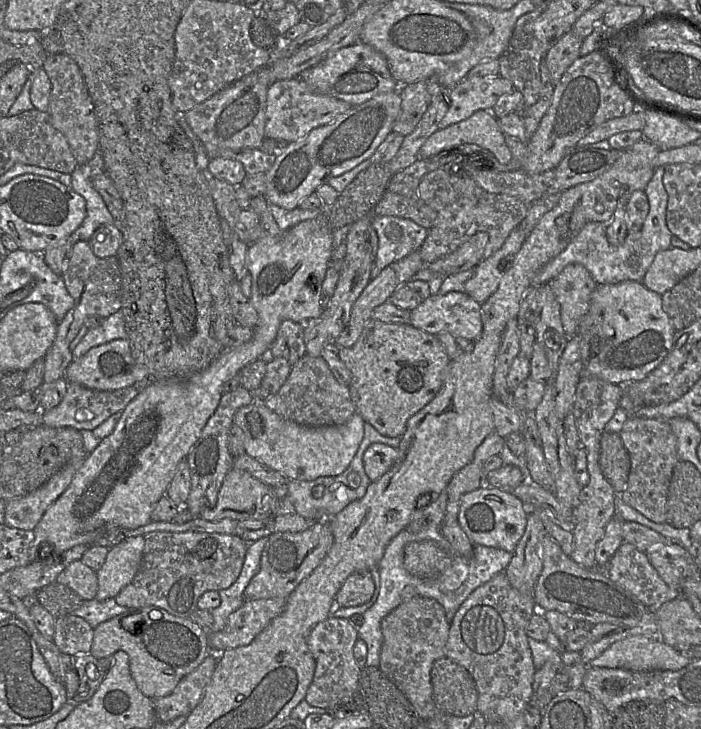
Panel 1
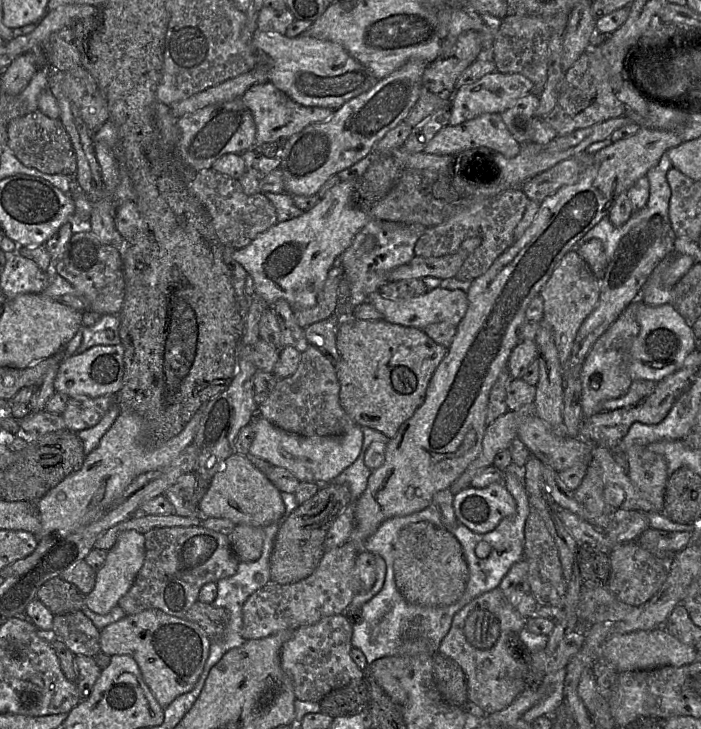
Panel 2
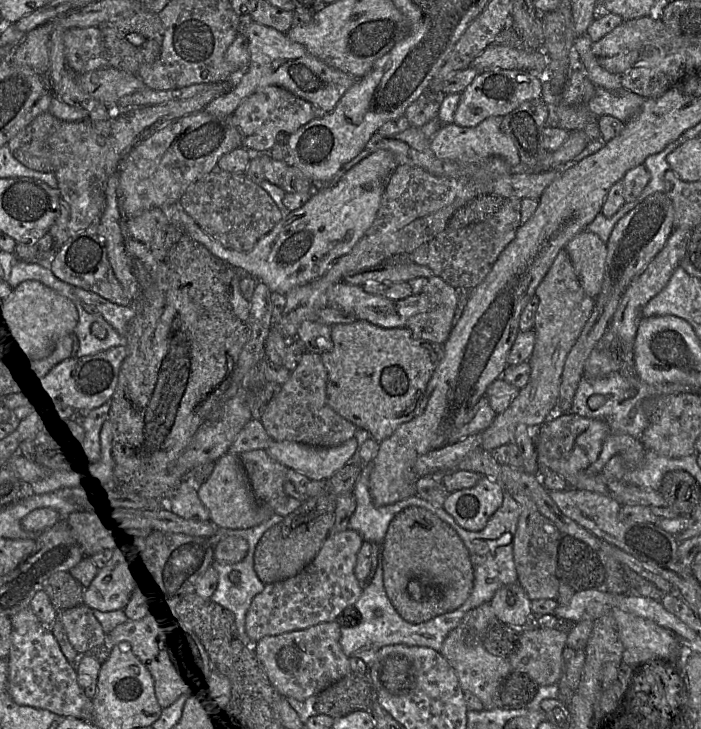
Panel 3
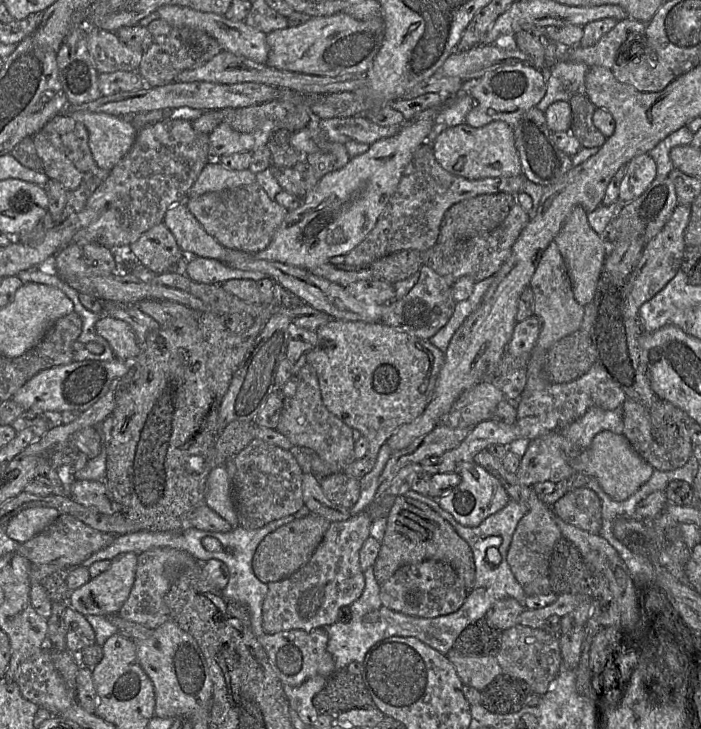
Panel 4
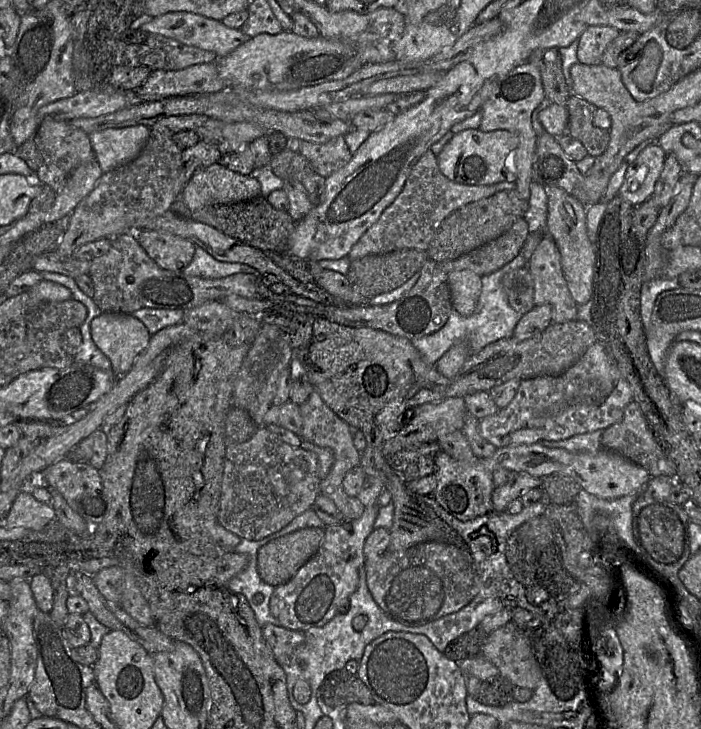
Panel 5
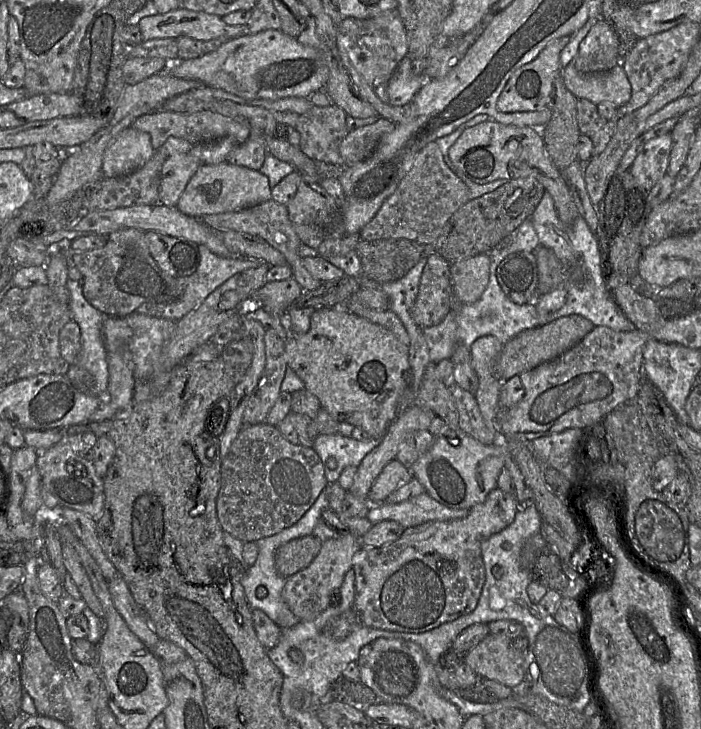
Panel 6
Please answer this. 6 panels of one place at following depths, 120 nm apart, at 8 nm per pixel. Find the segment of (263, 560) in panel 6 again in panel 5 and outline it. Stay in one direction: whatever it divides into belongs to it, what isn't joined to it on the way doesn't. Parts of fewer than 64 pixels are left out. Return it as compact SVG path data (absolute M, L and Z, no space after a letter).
M312 507L295 517L281 530L268 535L260 540L241 539L233 552L245 554L248 558L247 566L236 576L227 582L229 590L243 594L254 612L258 624L263 627L266 624L280 626L278 620L271 614L269 602L275 587L265 583L257 569L257 556L259 549L267 543L282 537L288 533L307 527L307 521L312 516Z

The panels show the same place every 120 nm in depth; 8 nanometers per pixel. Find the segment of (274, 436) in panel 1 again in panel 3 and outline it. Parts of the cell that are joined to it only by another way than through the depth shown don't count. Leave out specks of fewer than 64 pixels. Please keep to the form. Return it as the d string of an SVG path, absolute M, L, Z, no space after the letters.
M355 437L336 447L311 446L295 441L272 441L265 449L270 457L289 469L300 472L309 480L327 480L352 459L358 448Z

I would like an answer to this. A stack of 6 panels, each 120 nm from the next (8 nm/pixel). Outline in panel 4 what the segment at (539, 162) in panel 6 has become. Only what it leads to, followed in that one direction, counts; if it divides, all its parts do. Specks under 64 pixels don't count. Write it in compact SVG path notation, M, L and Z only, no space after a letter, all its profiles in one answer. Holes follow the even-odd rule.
M500 120L479 128L467 124L449 127L436 137L432 148L435 159L444 170L466 179L479 180L522 174L512 128ZM575 206L554 239L564 259L574 297L584 307L594 299L601 270L607 255L607 242L603 236L600 236L591 228L588 223L587 214L587 211L582 206Z

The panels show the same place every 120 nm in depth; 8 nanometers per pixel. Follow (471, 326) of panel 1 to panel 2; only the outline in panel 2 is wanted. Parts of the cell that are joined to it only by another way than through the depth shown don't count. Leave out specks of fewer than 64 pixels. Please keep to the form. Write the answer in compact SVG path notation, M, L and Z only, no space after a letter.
M435 288L426 291L423 295L402 301L390 300L382 297L378 292L370 293L366 302L372 304L382 315L382 320L404 327L412 327L423 330L426 326L448 322L455 326L464 317L467 310L467 295L461 290L447 290Z

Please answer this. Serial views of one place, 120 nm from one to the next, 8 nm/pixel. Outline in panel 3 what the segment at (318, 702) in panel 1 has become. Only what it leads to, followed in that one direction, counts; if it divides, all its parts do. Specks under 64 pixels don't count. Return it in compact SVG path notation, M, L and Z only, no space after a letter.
M324 622L307 629L266 636L254 644L254 651L270 682L285 698L300 701L318 695L325 688L352 672L349 658L342 650L342 625Z

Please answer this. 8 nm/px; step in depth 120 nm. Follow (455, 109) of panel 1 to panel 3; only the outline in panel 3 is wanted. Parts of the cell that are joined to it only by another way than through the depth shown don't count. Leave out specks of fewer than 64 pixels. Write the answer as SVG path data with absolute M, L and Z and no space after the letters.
M495 69L479 73L460 93L460 101L454 113L453 124L462 127L475 127L490 116L511 113L525 101L540 98L543 78L534 72L515 69Z

